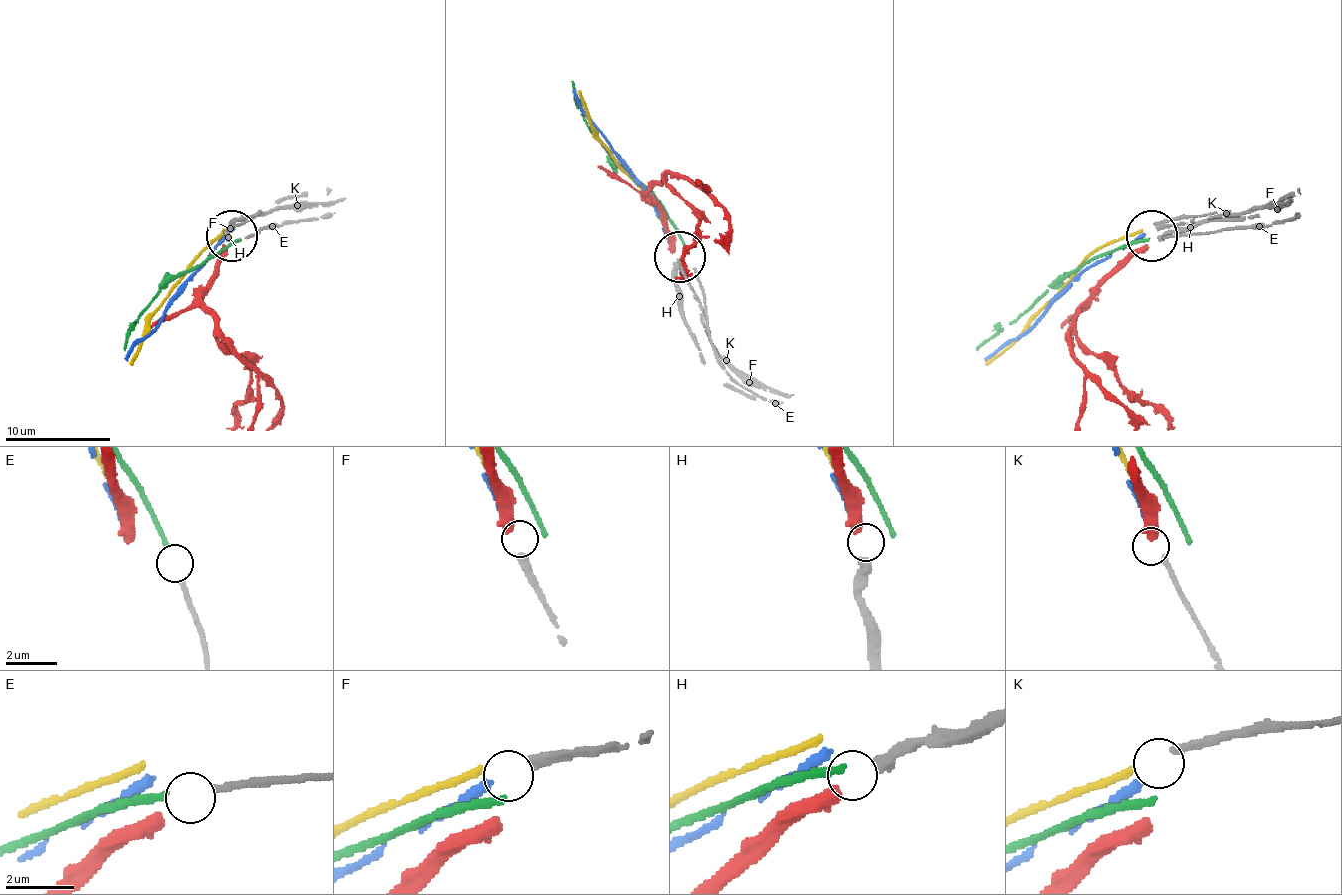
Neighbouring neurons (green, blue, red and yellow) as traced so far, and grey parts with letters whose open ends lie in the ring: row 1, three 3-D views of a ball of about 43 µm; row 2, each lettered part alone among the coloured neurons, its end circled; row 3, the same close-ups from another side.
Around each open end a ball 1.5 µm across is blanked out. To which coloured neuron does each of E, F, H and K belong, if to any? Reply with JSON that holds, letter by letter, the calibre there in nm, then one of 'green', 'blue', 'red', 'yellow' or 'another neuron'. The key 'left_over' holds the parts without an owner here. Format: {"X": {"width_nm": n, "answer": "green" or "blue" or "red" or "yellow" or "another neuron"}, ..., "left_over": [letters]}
{"E": {"width_nm": 180, "answer": "green"}, "F": {"width_nm": 340, "answer": "blue"}, "H": {"width_nm": 380, "answer": "red"}, "K": {"width_nm": 180, "answer": "another neuron"}, "left_over": ["K"]}

